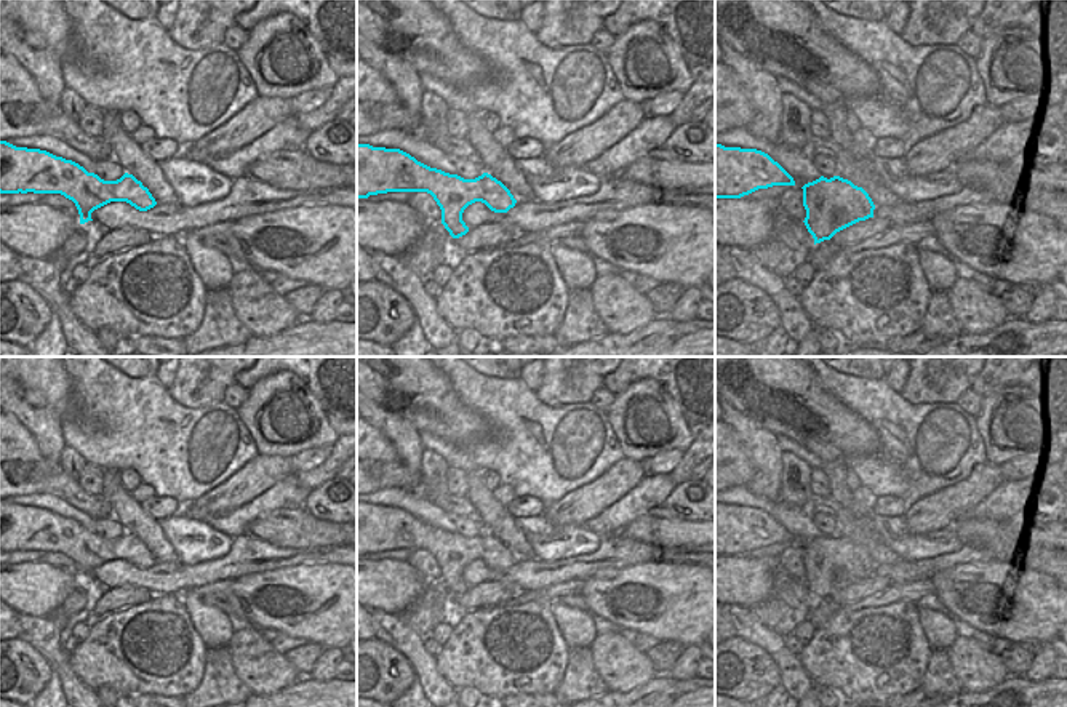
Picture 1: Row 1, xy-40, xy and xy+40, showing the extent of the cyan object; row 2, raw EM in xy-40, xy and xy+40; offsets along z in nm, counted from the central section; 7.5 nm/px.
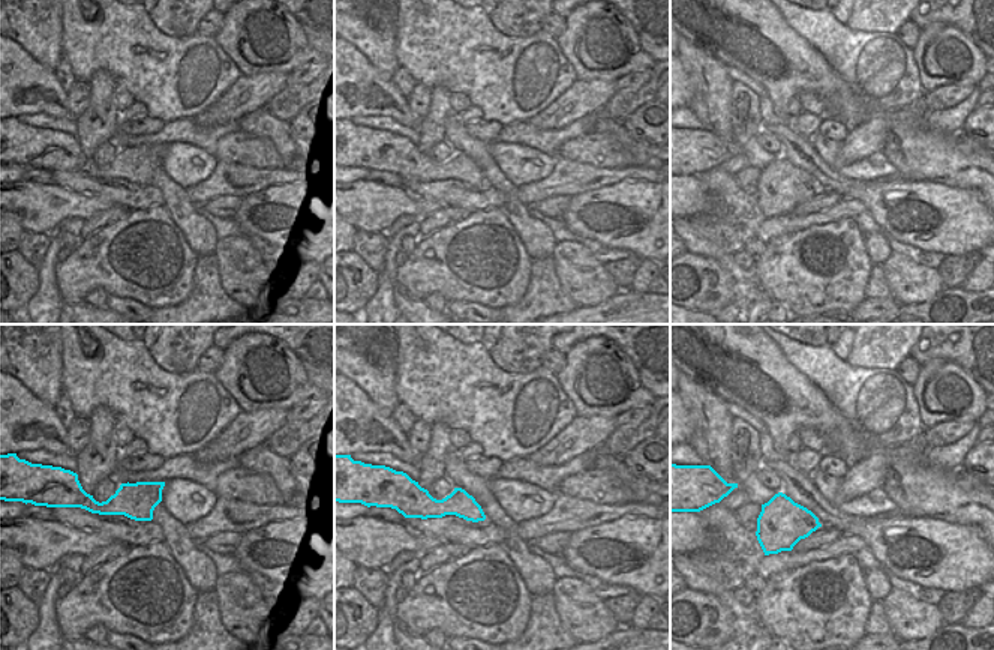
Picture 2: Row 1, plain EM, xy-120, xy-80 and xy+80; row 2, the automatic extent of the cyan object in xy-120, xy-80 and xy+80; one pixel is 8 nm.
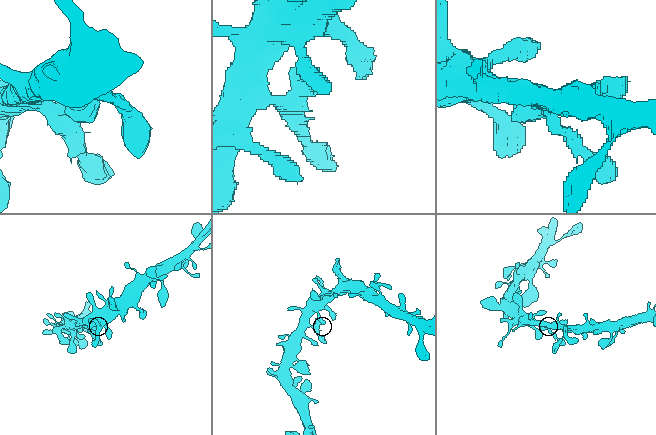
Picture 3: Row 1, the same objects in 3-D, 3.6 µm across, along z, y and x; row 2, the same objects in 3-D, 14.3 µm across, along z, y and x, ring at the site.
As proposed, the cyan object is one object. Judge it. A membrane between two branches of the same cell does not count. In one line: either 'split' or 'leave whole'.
leave whole

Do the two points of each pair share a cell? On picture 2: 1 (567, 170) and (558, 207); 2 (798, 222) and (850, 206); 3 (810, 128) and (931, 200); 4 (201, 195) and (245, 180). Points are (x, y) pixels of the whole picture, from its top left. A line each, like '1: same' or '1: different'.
1: different
2: same
3: different
4: same

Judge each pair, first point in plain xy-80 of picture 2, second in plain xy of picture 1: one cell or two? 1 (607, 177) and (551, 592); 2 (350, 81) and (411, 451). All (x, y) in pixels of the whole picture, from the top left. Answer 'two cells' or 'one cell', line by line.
1: two cells
2: two cells

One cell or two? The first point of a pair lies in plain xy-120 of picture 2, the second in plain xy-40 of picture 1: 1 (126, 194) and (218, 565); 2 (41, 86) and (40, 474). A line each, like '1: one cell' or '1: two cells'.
1: one cell
2: one cell

